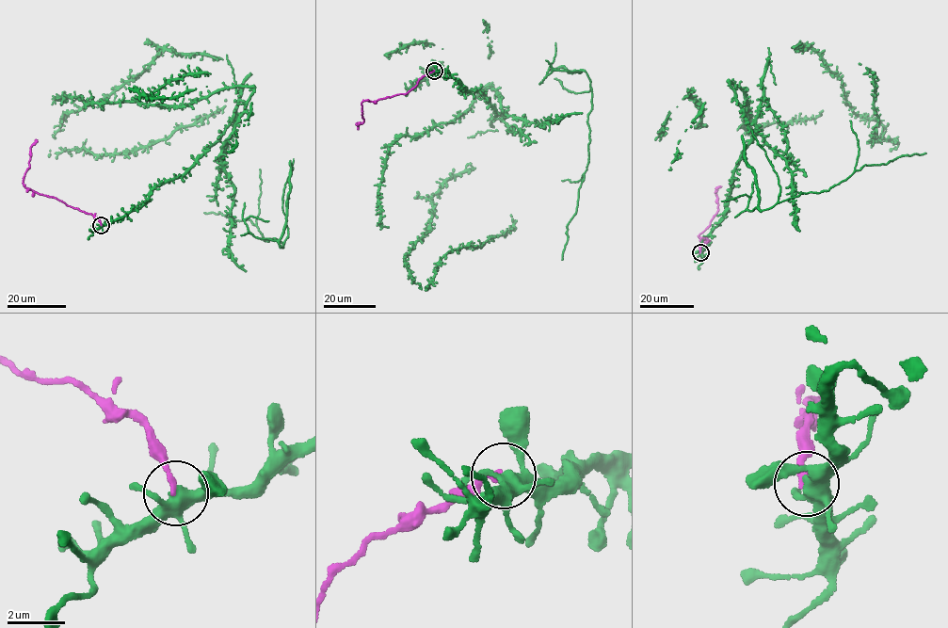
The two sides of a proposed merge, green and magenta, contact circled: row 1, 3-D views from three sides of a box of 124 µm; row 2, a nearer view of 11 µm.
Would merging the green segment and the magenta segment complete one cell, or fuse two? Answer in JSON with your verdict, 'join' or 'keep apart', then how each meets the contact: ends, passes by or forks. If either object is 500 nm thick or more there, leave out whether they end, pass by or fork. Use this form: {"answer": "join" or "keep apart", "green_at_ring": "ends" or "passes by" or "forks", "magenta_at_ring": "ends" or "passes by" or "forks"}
{"answer": "keep apart", "green_at_ring": "forks", "magenta_at_ring": "ends"}

